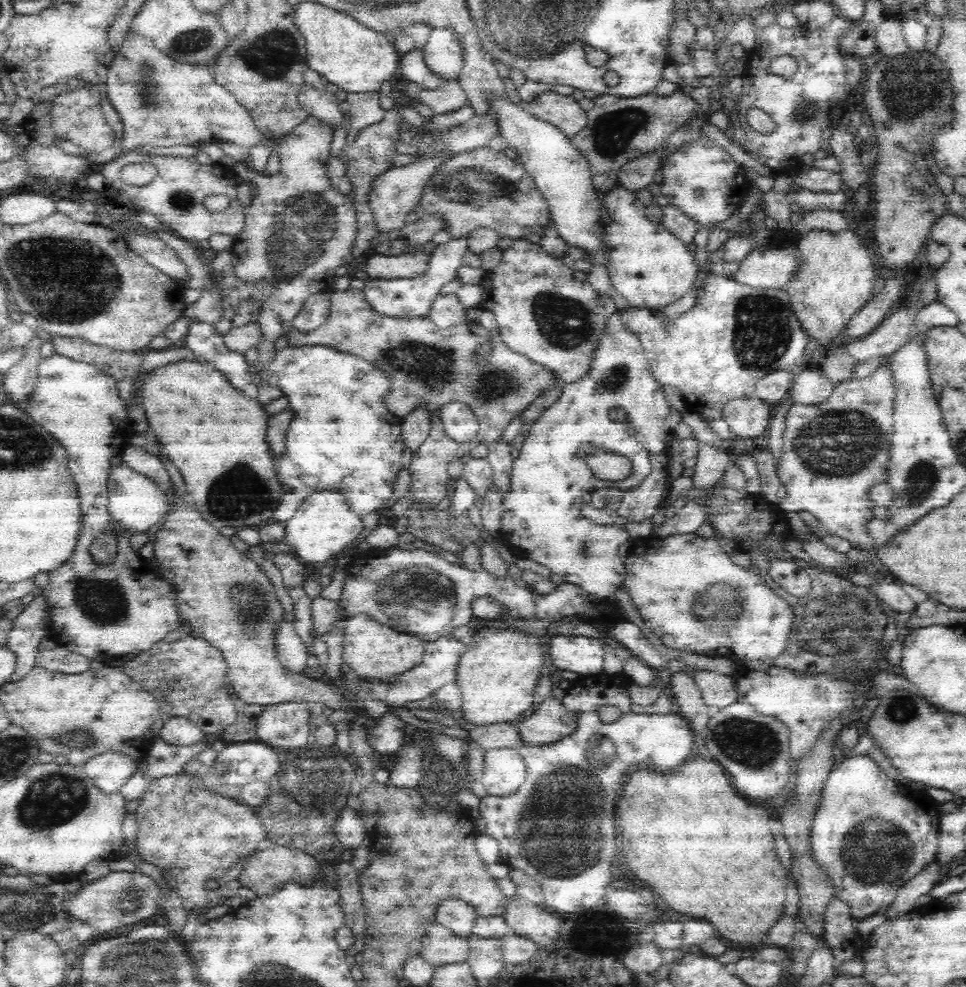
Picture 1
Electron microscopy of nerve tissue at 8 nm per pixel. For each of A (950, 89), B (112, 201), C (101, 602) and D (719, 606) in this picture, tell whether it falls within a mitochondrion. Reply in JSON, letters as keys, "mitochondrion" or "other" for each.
{"A":"other","B":"other","C":"mitochondrion","D":"mitochondrion"}

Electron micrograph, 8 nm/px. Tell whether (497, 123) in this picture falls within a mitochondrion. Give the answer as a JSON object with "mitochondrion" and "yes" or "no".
{"mitochondrion":"no"}

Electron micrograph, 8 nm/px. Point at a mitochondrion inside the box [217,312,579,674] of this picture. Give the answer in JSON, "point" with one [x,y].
{"point":[413,593]}

